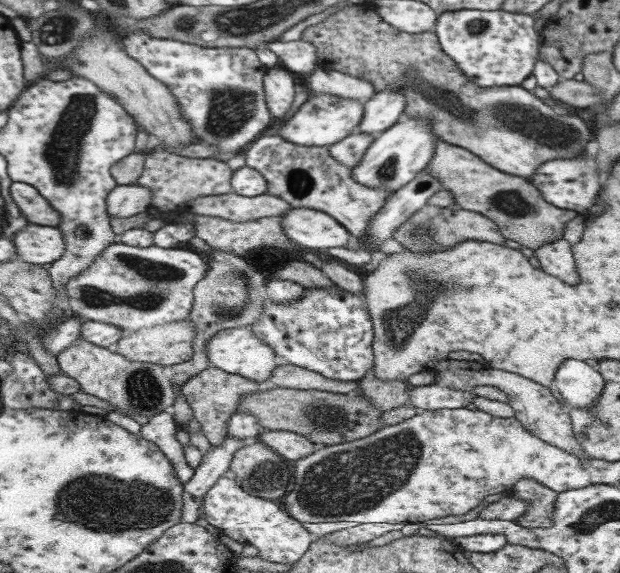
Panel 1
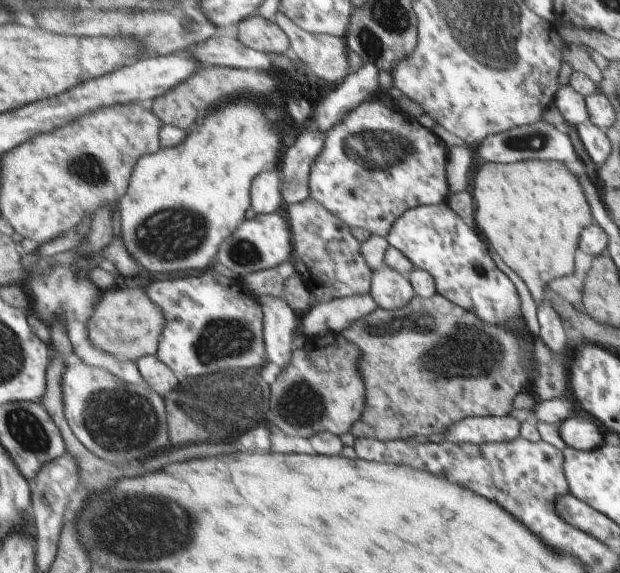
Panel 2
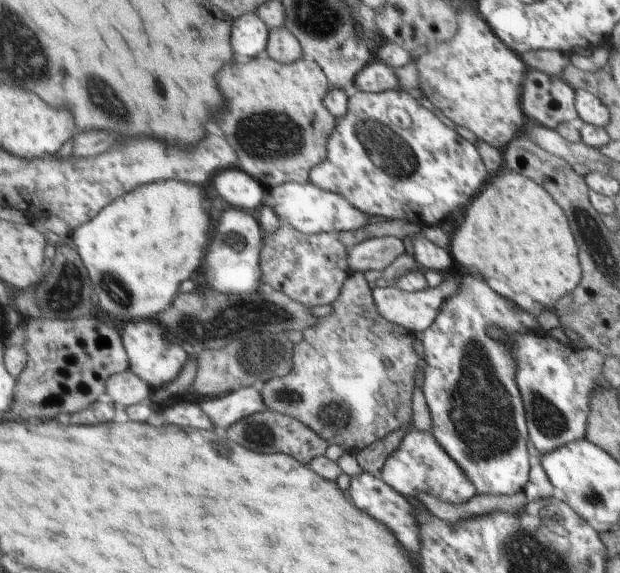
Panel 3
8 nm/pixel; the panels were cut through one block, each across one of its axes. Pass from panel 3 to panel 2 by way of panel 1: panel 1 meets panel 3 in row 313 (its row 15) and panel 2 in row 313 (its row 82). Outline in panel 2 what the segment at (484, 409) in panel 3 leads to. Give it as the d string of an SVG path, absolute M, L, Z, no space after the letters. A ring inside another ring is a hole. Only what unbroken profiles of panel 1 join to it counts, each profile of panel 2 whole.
M447 203L421 205L405 211L384 237L412 262L414 268L427 271L432 276L437 294L474 312L490 325L503 325L525 333L525 323L519 314L519 300L511 280L495 266L481 238Z

